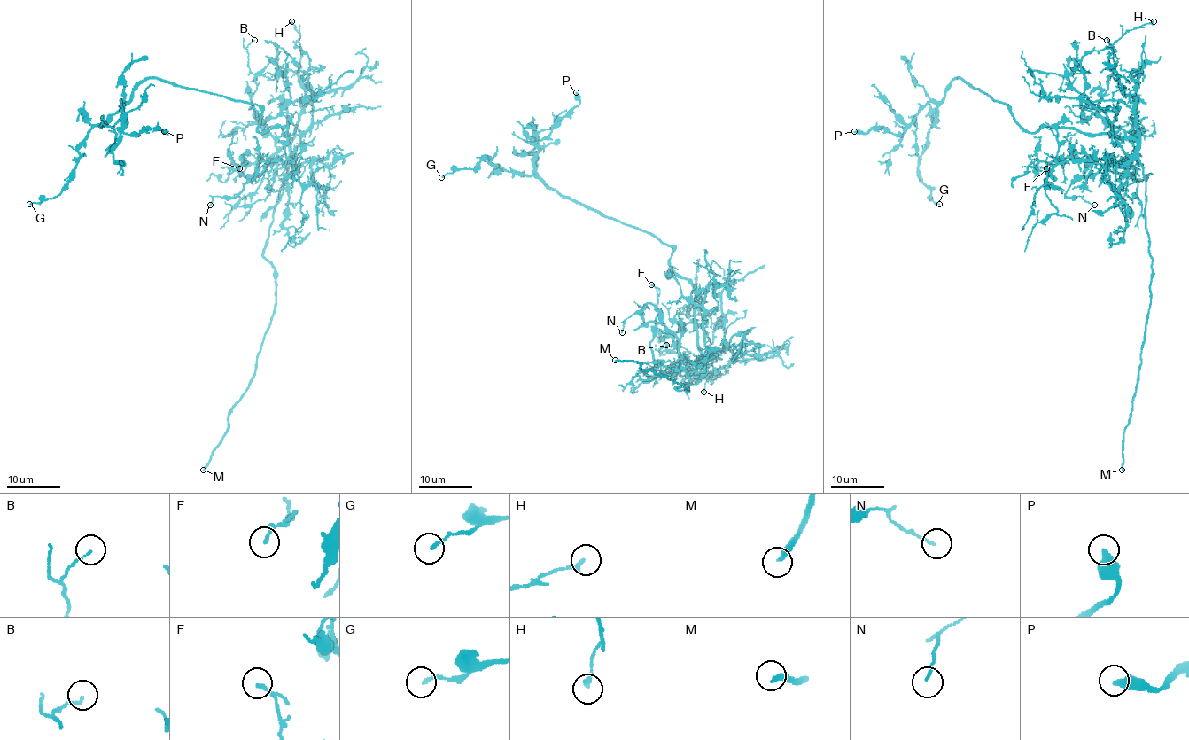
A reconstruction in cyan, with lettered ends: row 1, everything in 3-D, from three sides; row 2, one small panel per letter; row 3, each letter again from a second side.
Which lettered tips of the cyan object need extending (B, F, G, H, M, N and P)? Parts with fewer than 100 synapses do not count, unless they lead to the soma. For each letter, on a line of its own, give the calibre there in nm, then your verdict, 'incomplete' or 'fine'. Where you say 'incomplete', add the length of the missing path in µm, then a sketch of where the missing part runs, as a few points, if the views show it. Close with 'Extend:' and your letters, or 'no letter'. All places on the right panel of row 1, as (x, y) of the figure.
B: calibre 110 nm; fine
F: calibre 170 nm; fine
G: calibre 150 nm; fine
H: calibre 200 nm; fine
M: calibre 280 nm; incomplete; missing 10 µm
N: calibre 100 nm; fine
P: calibre 400 nm; fine
Extend: M

